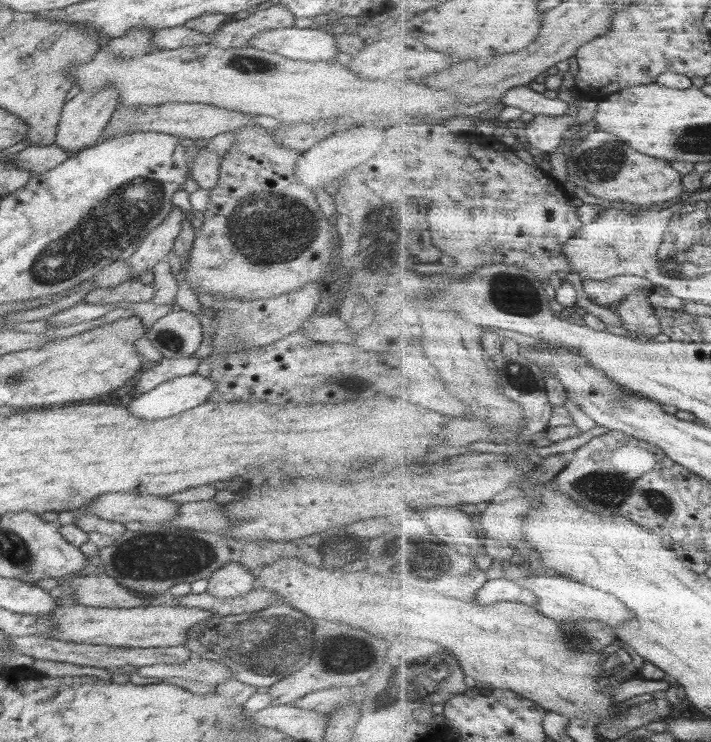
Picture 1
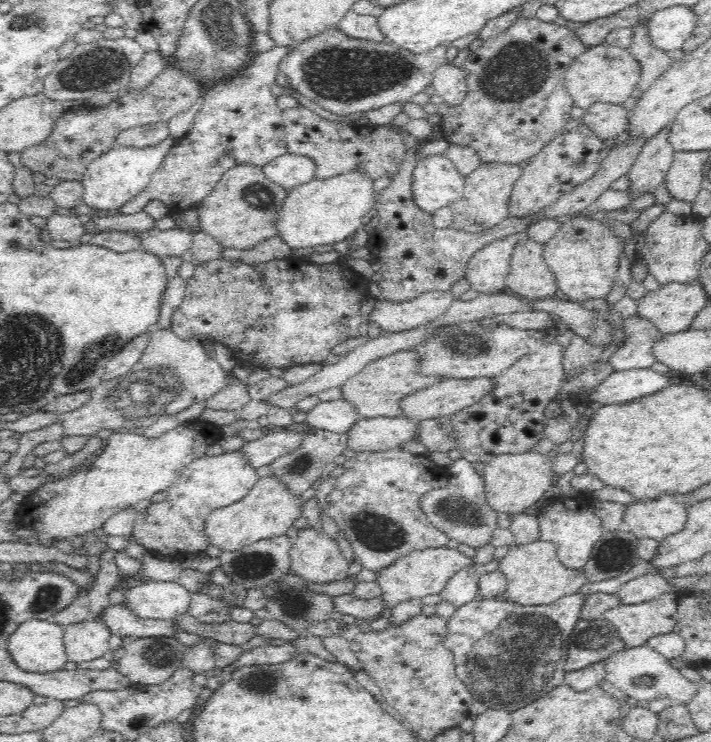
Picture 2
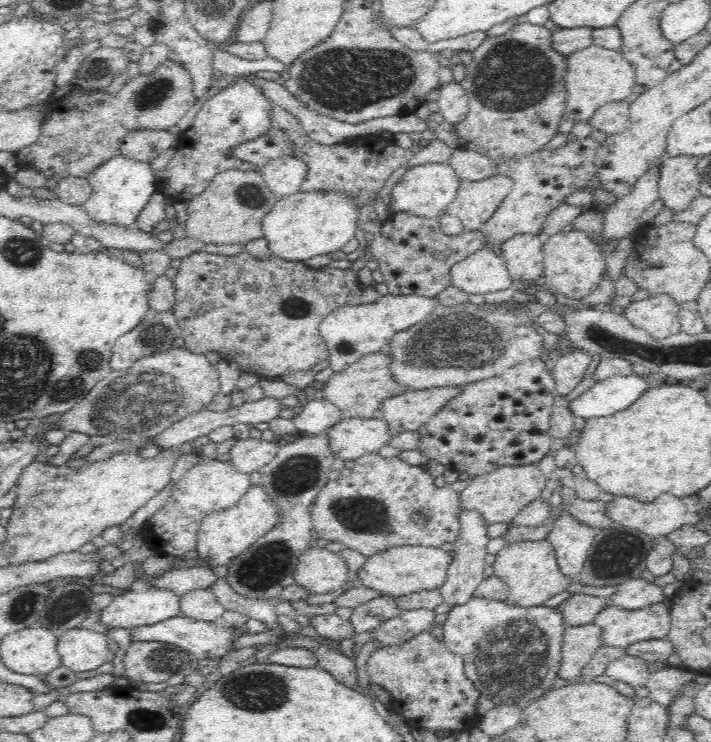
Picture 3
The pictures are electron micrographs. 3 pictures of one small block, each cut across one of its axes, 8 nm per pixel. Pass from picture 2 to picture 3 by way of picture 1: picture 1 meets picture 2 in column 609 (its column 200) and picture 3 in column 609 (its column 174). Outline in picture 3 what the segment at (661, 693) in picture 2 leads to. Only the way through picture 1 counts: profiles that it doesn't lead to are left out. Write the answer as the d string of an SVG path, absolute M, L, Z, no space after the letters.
M626 654L614 660L607 667L605 675L615 682L626 682L632 688L642 688L648 683L651 673L646 660Z

